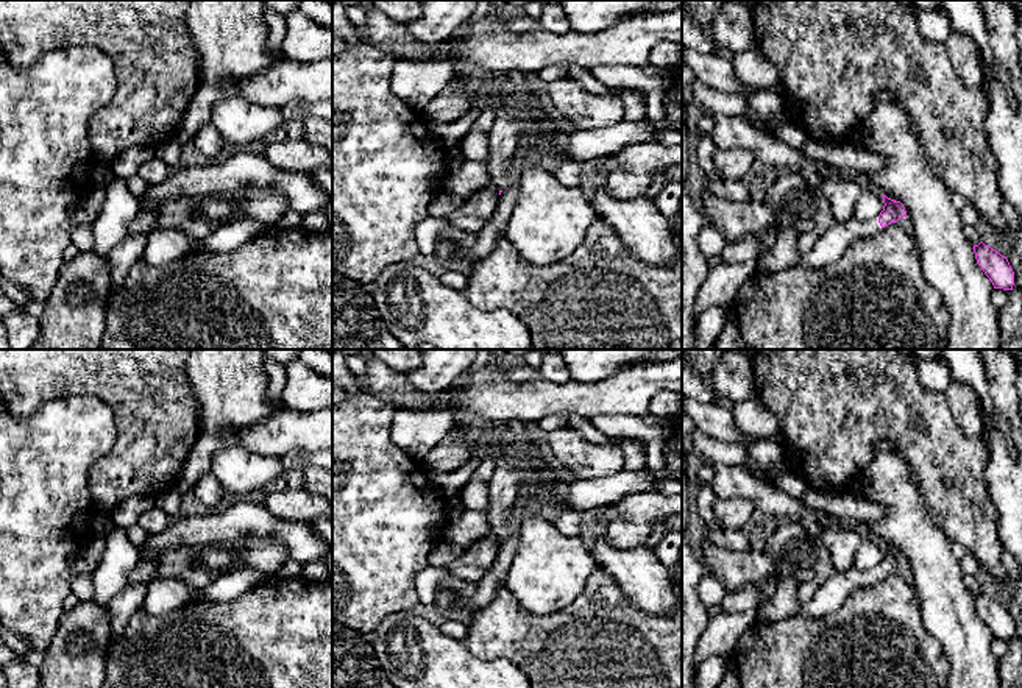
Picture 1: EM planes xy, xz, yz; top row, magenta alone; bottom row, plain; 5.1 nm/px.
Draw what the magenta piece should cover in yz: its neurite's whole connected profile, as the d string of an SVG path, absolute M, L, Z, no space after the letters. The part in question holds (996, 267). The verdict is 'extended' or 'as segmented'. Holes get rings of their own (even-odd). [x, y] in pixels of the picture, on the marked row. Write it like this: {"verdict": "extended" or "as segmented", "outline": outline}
{"verdict": "as segmented", "outline": "M980 242L974 245L977 264L992 282L994 289L1013 290L1014 271L1005 256Z"}

